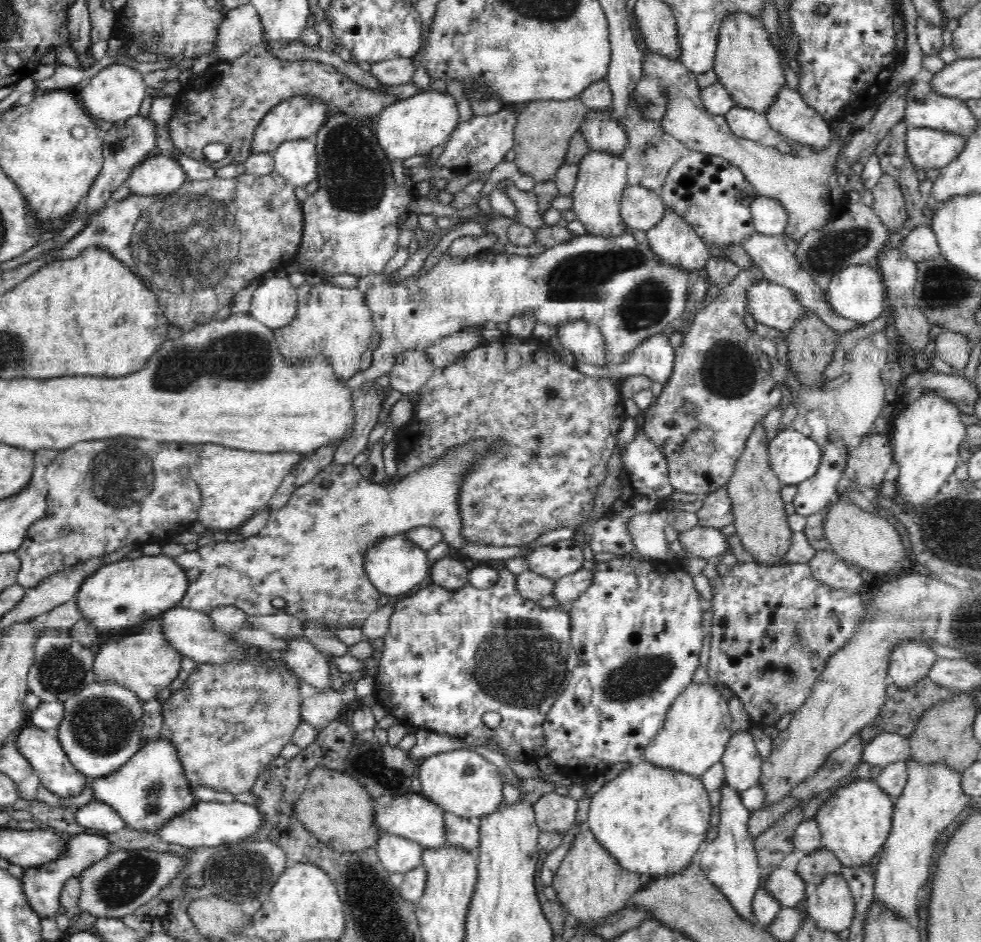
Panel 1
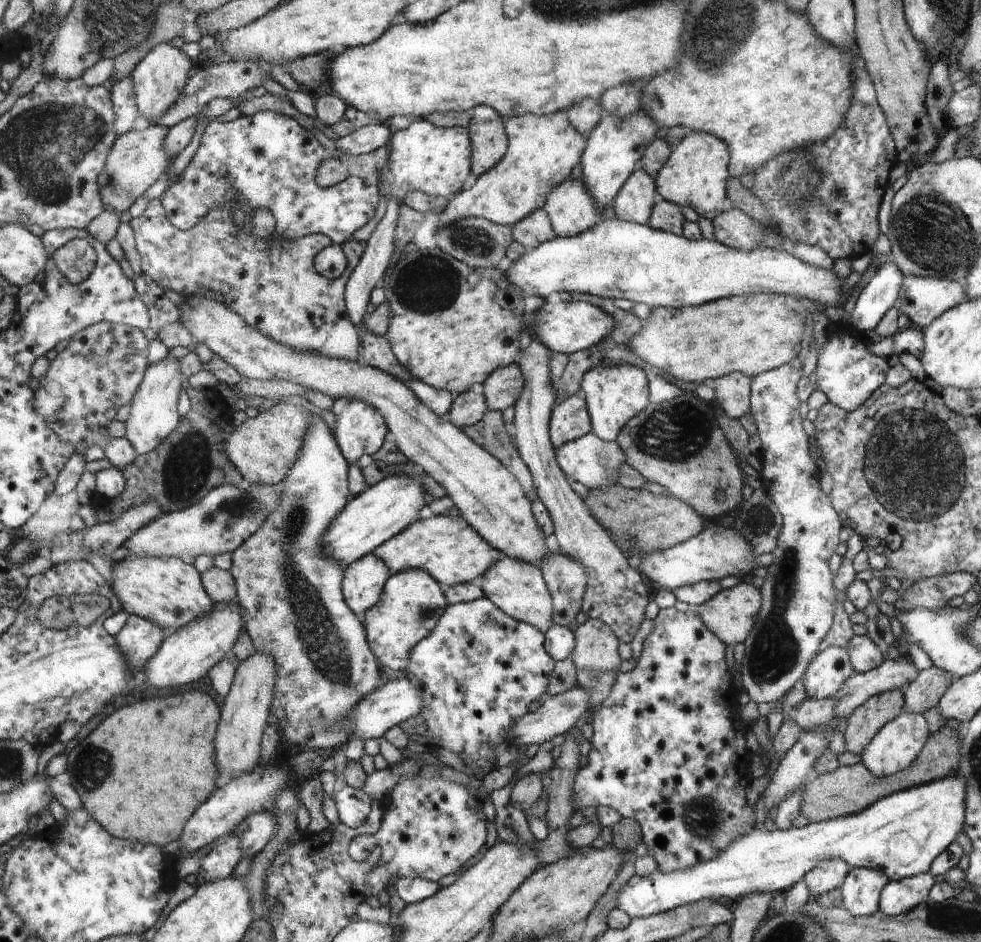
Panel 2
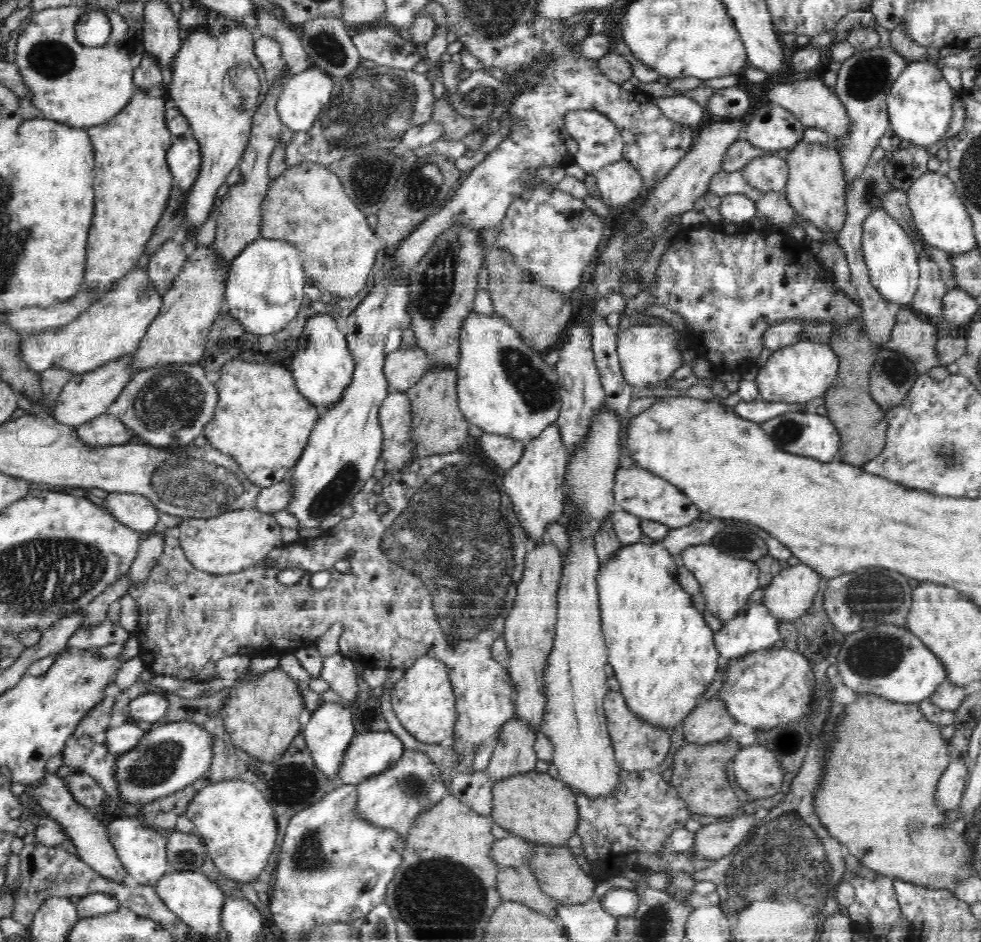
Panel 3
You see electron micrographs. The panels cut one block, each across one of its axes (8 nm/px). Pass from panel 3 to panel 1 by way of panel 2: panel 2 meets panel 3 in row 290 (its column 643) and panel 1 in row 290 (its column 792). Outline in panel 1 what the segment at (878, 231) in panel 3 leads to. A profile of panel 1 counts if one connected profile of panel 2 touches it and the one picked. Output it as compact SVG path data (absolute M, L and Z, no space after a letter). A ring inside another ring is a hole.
M873 262L847 265L829 281L827 292L829 304L839 315L860 322L862 325L873 321L882 314L885 300L888 298L885 278Z

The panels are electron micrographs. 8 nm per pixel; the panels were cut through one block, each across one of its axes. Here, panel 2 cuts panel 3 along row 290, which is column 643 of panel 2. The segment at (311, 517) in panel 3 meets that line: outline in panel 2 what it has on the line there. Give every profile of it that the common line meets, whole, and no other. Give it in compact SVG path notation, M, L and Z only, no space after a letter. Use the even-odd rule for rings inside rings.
M629 364L621 365L600 365L597 367L592 367L586 374L584 374L581 380L582 392L584 392L586 399L586 406L589 409L589 415L592 419L594 434L598 435L605 441L615 441L619 436L618 432L621 432L622 428L632 418L636 417L641 410L644 410L644 406L648 404L648 380L646 380L646 375L642 372L641 367L637 367Z

